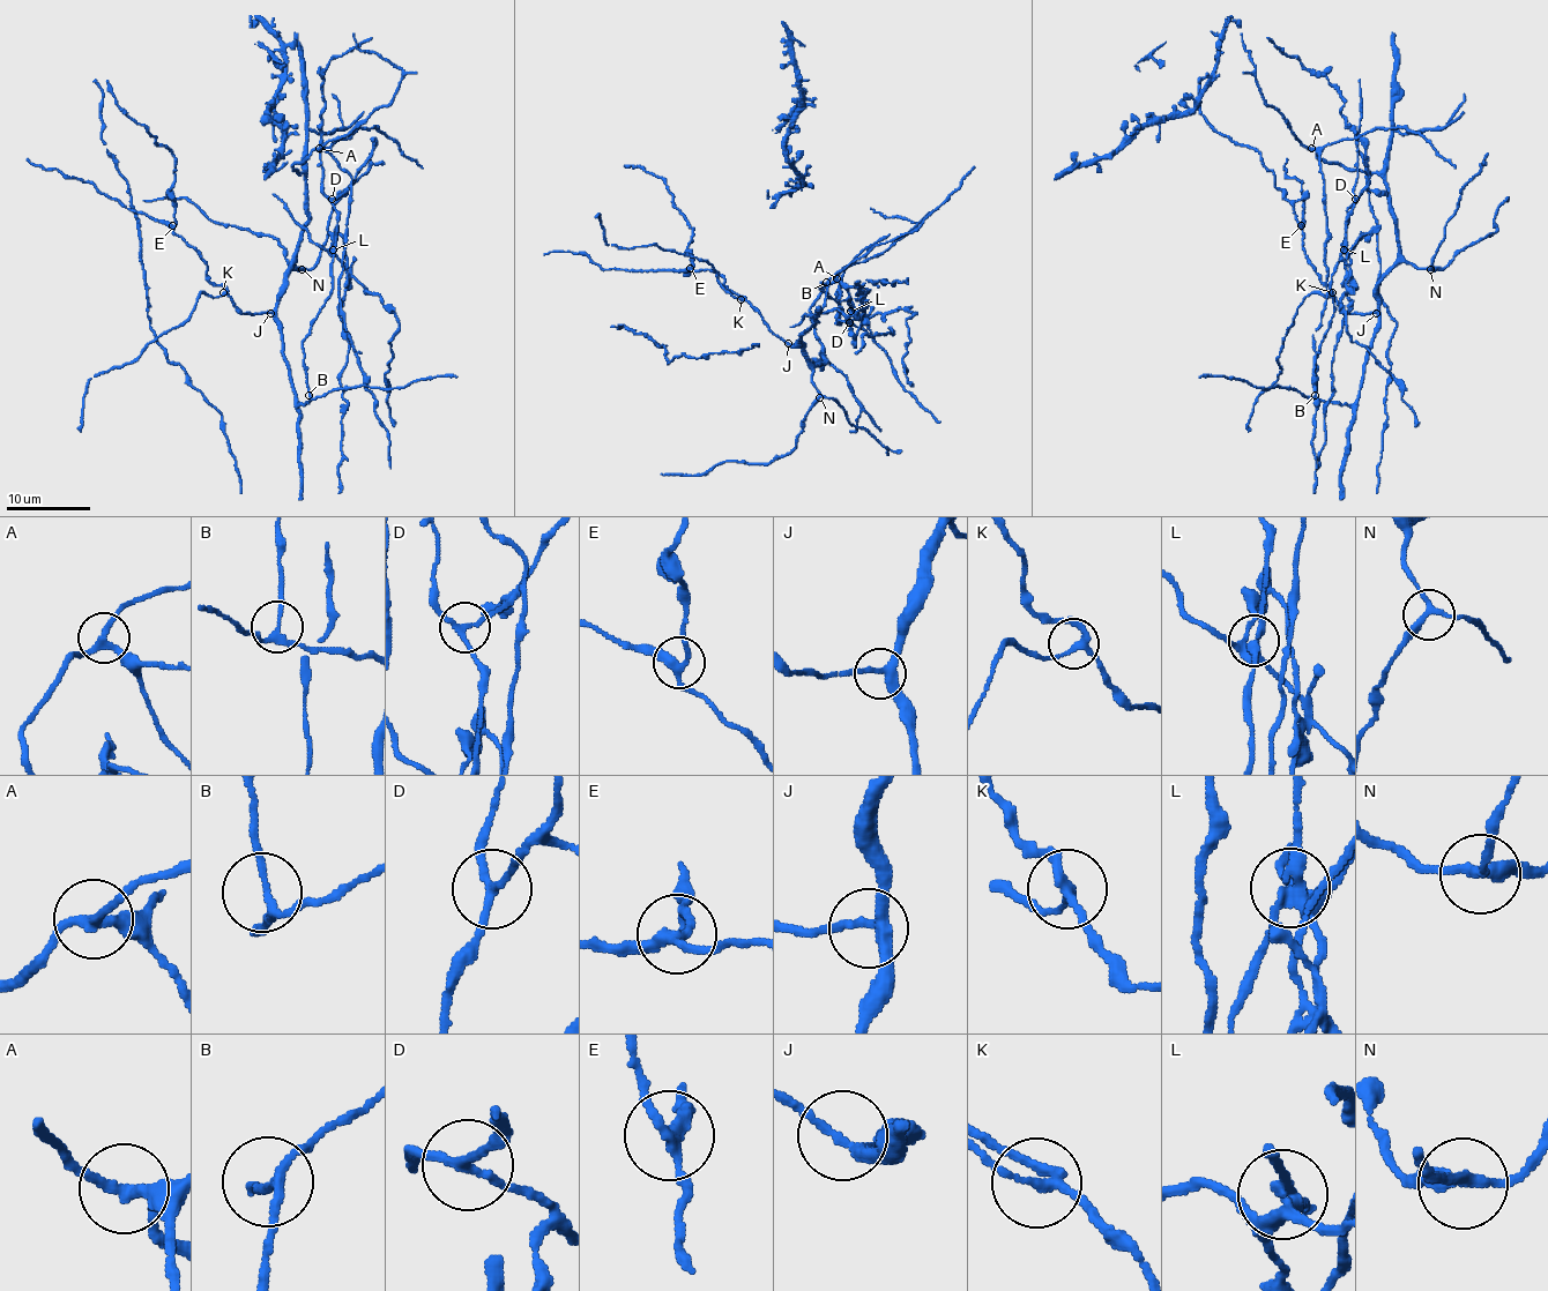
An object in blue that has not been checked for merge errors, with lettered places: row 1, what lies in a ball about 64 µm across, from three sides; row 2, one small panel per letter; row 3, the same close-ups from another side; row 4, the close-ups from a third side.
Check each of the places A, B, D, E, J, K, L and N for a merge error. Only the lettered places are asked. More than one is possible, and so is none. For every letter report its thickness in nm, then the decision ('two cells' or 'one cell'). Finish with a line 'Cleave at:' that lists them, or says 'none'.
A: 240 nm thick; one cell
B: 180 nm thick; one cell
D: 170 nm thick; two cells
E: 260 nm thick; one cell
J: 280 nm thick; one cell
K: 200 nm thick; one cell
L: 260 nm thick; two cells
N: 240 nm thick; one cell
Cleave at: D, L

